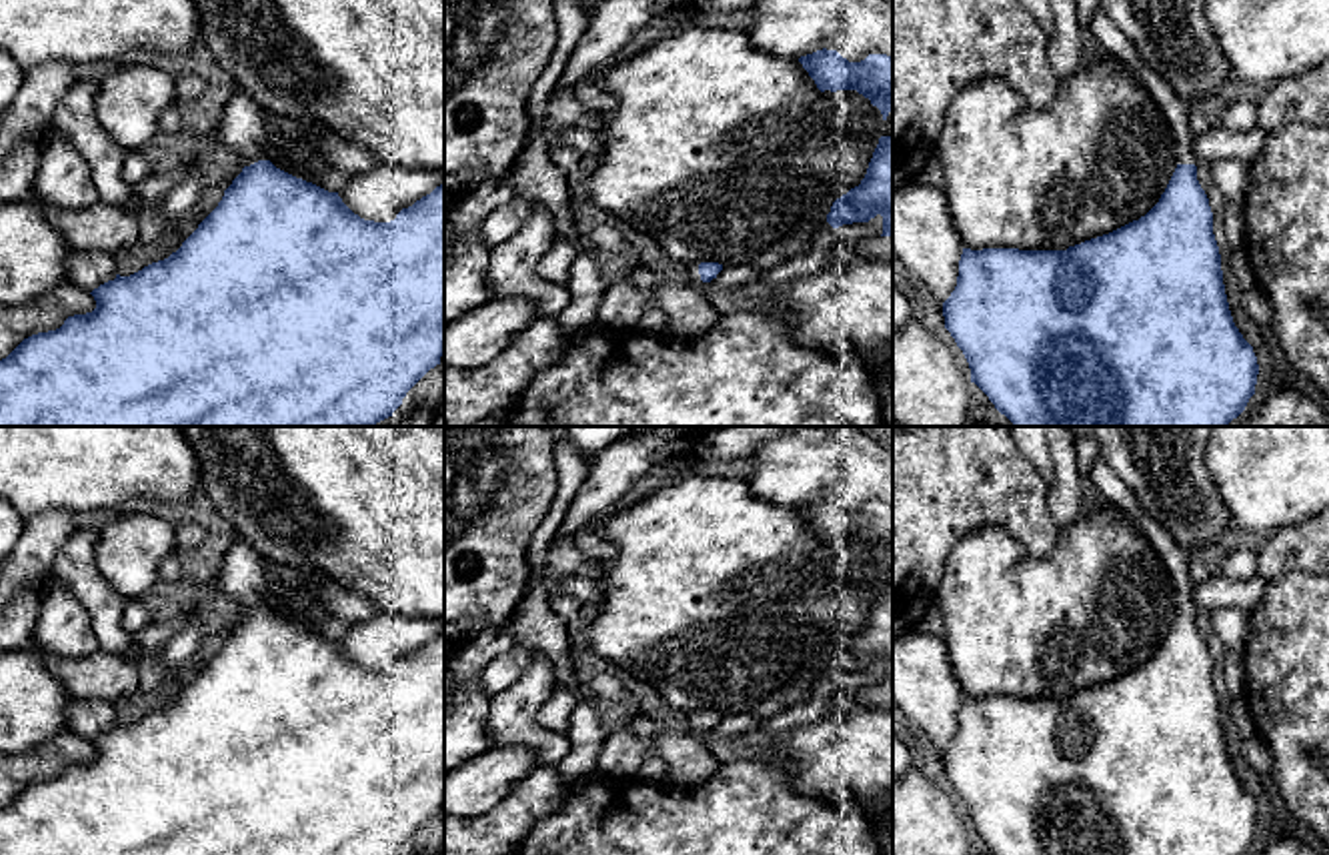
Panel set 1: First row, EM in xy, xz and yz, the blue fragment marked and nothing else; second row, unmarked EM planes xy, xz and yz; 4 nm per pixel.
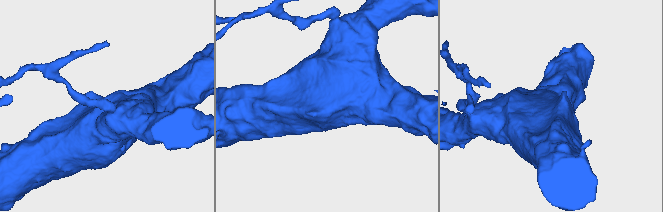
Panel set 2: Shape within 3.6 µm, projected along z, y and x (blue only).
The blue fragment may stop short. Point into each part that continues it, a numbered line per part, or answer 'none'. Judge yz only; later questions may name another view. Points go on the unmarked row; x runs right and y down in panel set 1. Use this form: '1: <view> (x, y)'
1: yz (1175, 561)

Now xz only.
1: xz (689, 761)

